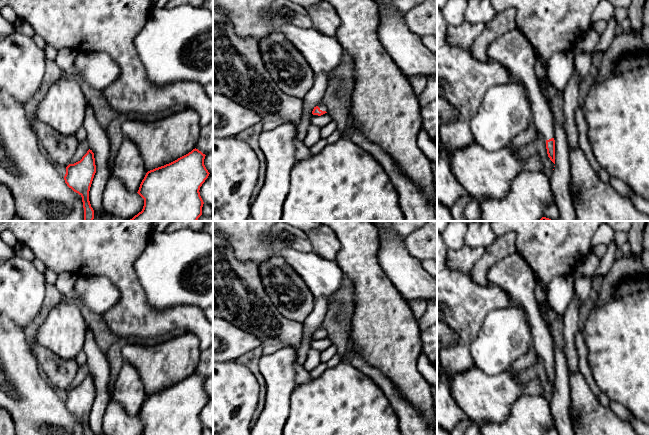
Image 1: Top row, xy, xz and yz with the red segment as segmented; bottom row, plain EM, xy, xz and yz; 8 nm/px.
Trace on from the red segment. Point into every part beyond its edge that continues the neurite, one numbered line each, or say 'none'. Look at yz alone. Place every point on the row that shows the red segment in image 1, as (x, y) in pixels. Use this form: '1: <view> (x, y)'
1: yz (513, 50)

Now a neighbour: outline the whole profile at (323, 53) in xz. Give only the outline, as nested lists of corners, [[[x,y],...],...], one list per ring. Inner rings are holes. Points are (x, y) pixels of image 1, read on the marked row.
[[[286,24],[279,31],[302,54],[315,74],[329,76],[348,58],[335,36],[327,36],[313,27],[303,29]]]

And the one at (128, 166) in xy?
[[[123,138],[114,158],[111,175],[118,178],[131,193],[137,193],[147,169],[134,142]]]

